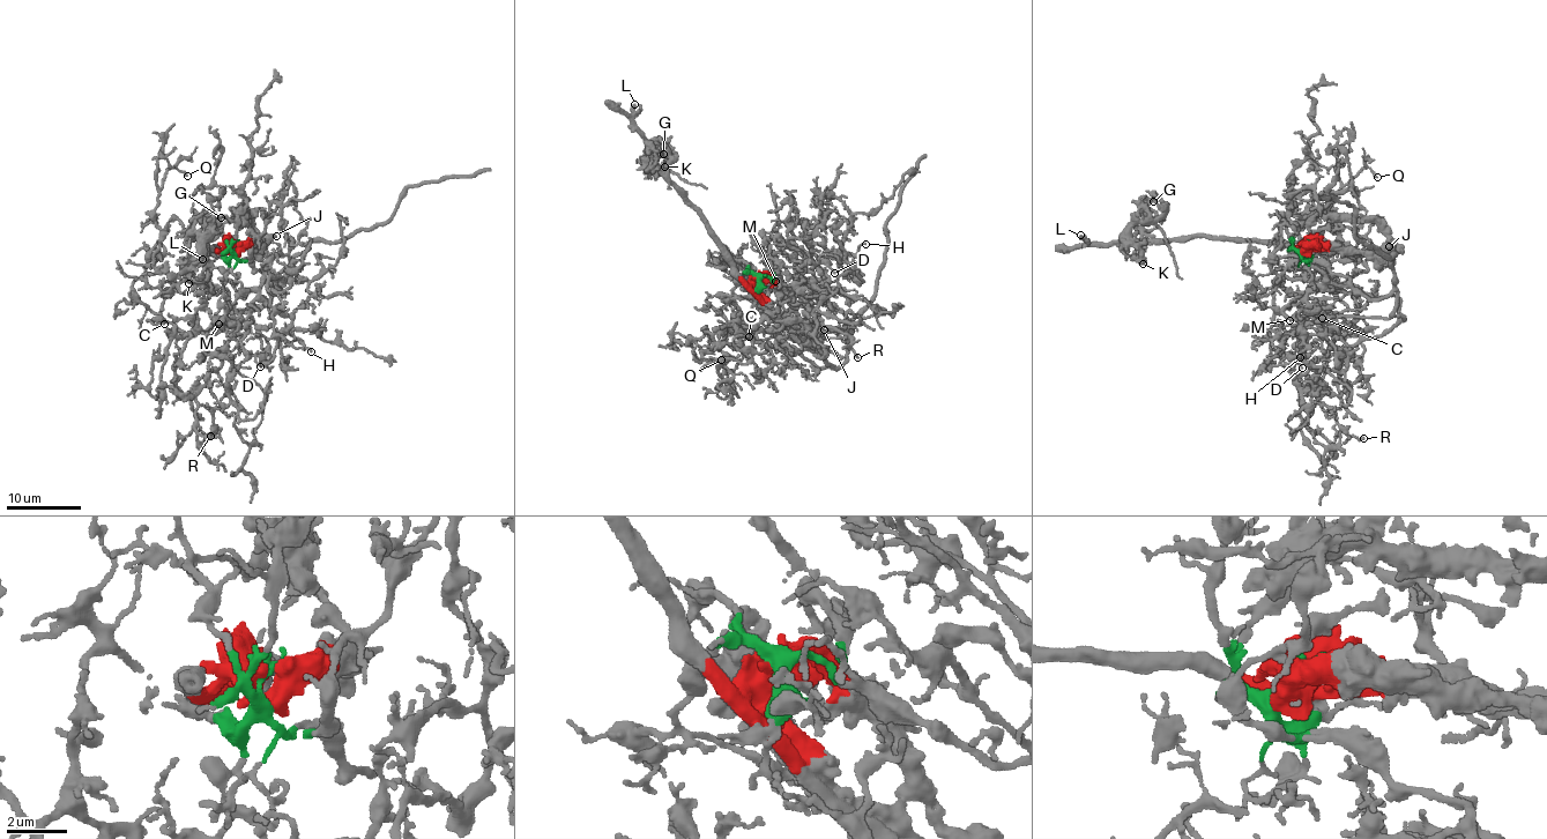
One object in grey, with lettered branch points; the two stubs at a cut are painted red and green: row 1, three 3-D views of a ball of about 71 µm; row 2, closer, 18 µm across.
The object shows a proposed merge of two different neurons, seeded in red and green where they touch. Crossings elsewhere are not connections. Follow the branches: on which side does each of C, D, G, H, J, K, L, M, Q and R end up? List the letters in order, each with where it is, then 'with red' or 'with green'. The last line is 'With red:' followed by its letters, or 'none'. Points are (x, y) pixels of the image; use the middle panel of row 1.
C: place (749, 336); with green
D: place (834, 273); with green
G: place (663, 154); with red
H: place (865, 244); with green
J: place (824, 329); with red
K: place (664, 166); with red
L: place (634, 104); with red
M: place (775, 281); with green
Q: place (721, 359); with green
R: place (857, 357); with green
With red: G, J, K, L

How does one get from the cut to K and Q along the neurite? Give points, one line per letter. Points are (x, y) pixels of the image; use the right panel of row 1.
K: (1307, 246), (1179, 236), (1133, 242), (1142, 264)
Q: (1307, 246), (1370, 299), (1393, 291), (1404, 319), (1393, 296), (1314, 270), (1328, 200), (1365, 168), (1377, 177)

